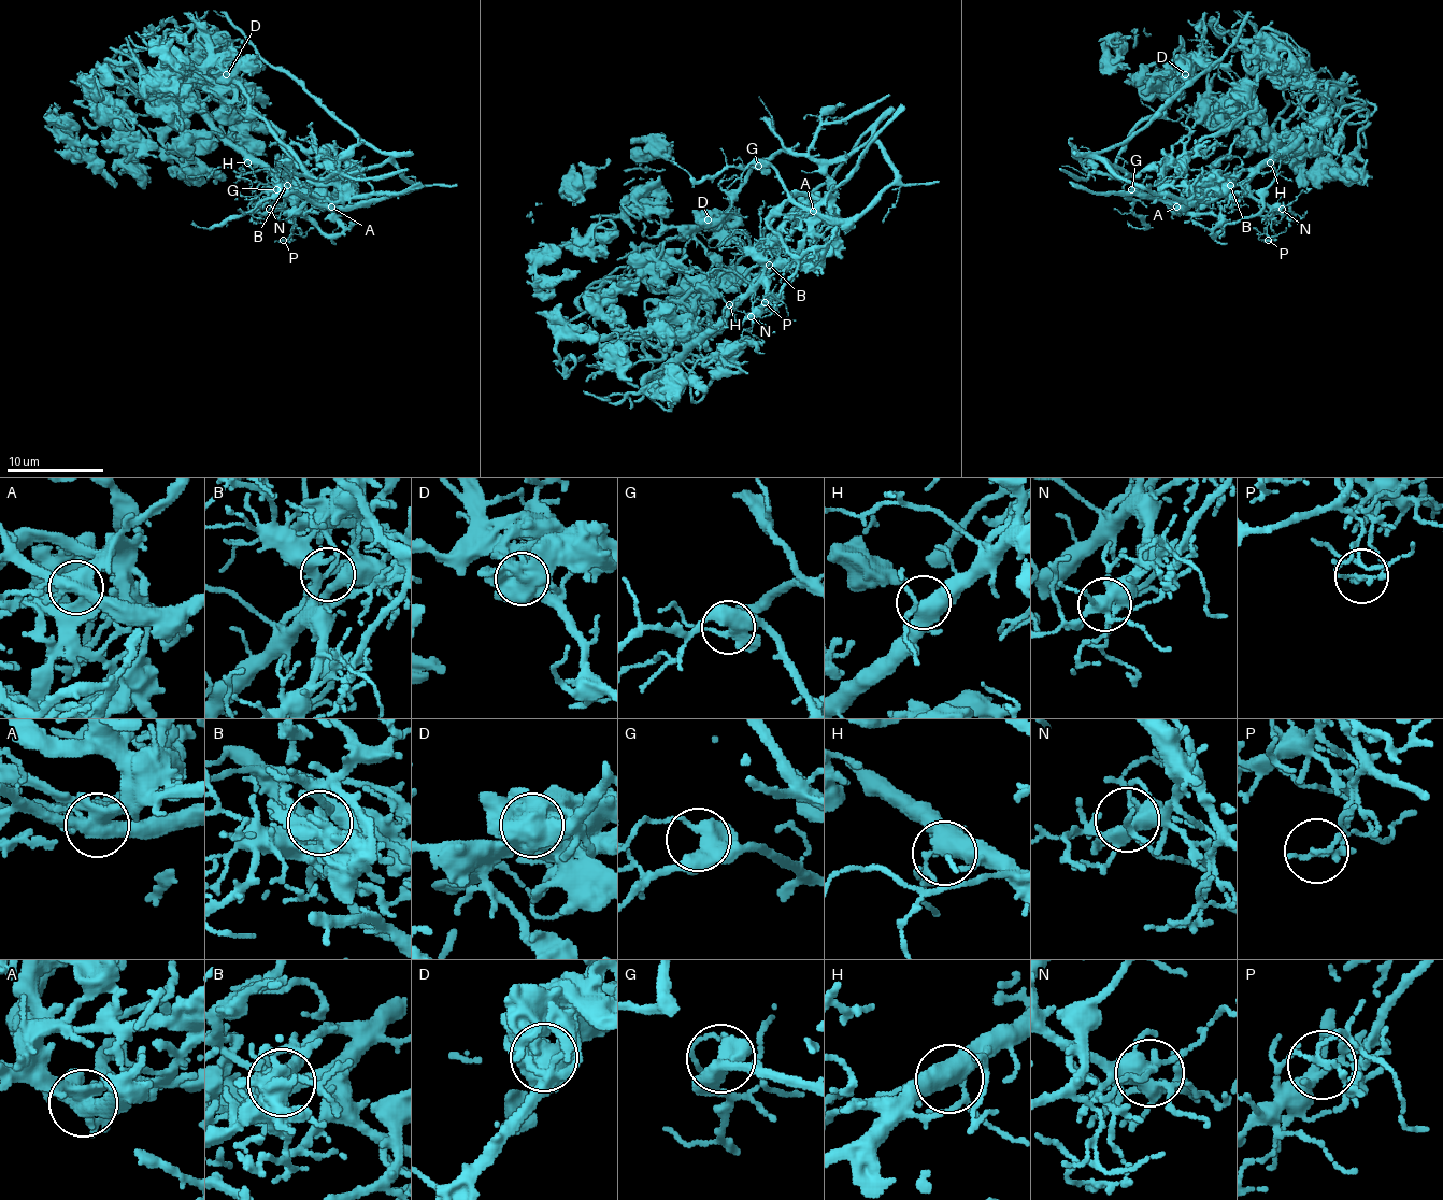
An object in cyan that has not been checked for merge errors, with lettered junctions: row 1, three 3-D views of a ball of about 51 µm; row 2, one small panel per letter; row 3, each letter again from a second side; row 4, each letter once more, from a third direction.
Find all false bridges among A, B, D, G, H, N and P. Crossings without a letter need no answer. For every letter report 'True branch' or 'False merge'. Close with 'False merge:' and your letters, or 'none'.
A: False merge
B: False merge
D: False merge
G: True branch
H: True branch
N: True branch
P: False merge
False merge: A, B, D, P

